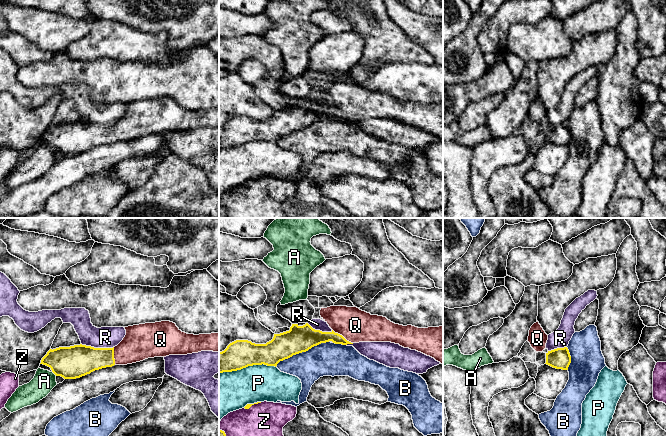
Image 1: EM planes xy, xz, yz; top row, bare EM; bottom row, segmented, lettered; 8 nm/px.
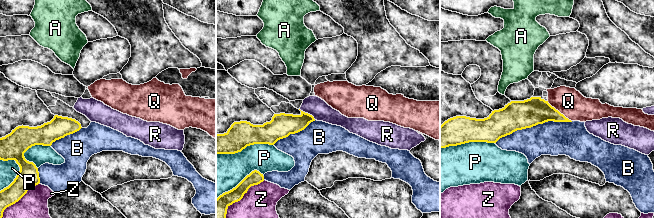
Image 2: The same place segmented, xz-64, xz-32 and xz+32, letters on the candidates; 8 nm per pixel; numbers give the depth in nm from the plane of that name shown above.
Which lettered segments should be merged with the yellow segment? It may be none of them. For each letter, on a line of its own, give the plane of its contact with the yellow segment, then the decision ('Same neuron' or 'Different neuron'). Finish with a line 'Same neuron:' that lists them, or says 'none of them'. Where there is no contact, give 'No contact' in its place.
A: Touches yellow in xy. Different neuron
B: Touches yellow in xz. Different neuron
P: Touches yellow in xz. Different neuron
Q: Touches yellow in xz. Same neuron
R: Touches yellow in xy. Different neuron
Z: Touches yellow in xz. Different neuron
Same neuron: Q

